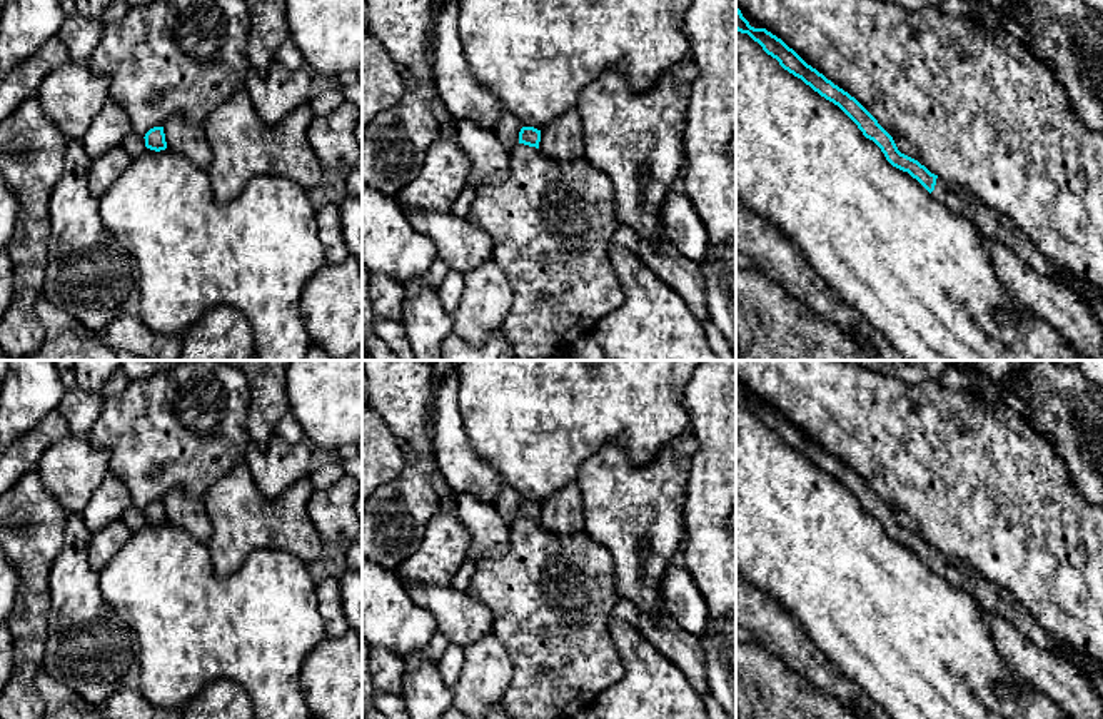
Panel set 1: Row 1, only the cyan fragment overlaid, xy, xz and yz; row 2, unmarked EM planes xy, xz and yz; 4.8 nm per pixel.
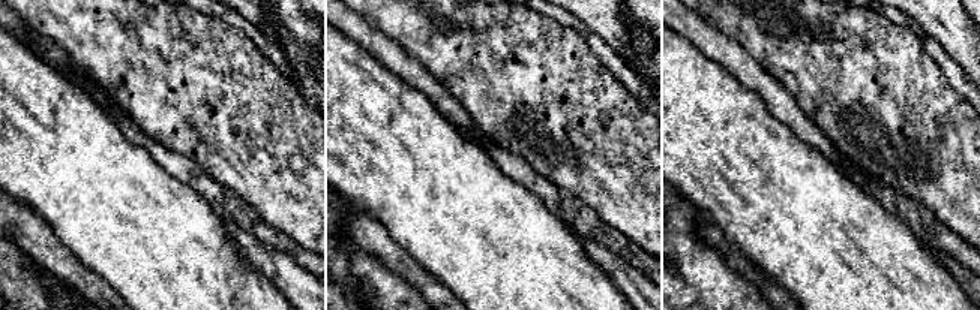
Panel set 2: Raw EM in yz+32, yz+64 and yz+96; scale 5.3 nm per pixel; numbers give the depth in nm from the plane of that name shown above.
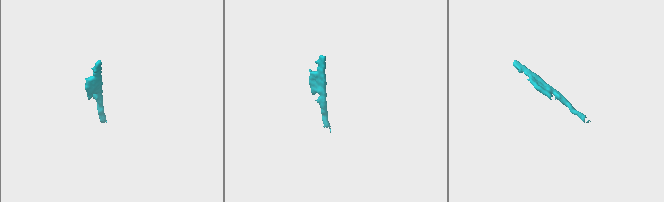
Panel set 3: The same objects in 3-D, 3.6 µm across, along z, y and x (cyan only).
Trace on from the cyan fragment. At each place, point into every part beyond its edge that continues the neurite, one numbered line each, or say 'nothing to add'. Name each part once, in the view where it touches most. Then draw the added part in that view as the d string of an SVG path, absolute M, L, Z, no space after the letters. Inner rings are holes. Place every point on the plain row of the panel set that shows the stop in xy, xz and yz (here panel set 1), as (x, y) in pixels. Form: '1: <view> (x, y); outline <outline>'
1: yz (992, 598); outline M938 551L931 571L971 596L981 611L1005 617L1018 632L1026 636L1038 647L1056 654L1055 636L1045 631L1030 611L1005 587L986 581L966 561Z

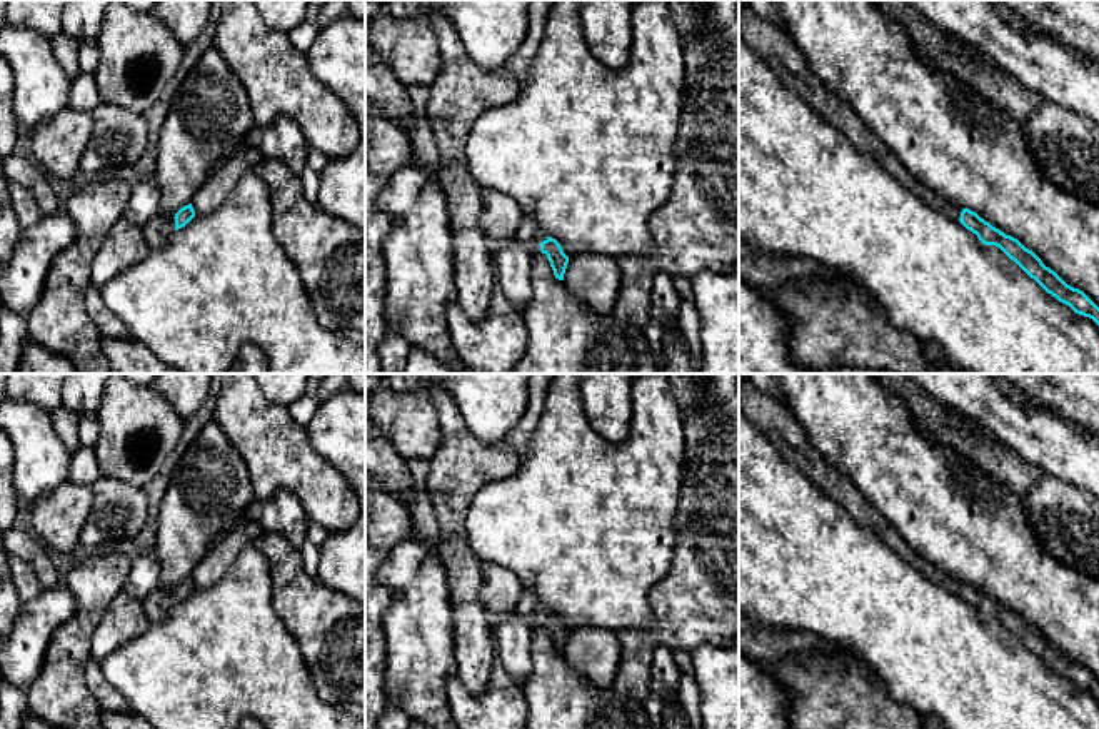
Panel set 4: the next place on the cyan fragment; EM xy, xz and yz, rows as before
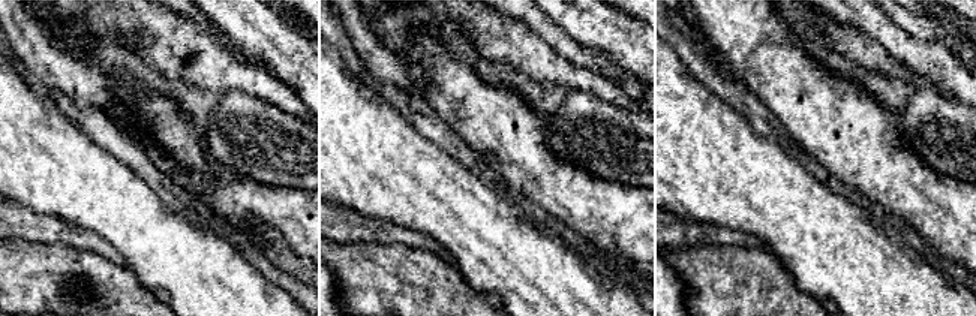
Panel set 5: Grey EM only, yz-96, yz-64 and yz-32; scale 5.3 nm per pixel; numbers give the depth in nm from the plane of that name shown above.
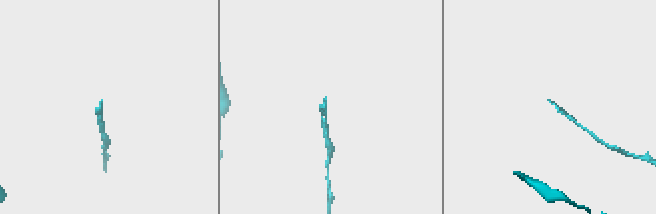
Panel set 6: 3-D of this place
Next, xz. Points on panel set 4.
1: xz (529, 608); outline M524 586L522 596L517 602L517 614L532 627L540 626L540 617L547 614L547 607L542 604L535 591L529 586Z

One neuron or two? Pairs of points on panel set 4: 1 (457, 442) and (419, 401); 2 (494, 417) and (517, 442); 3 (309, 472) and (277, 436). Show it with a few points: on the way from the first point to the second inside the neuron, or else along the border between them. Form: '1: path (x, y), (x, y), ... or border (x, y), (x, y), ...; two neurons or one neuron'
1: border (427, 391), (441, 431), (441, 446), (431, 459); two neurons
2: border (527, 397), (524, 414), (504, 439); two neurons
3: path (301, 464), (281, 444); one neuron

